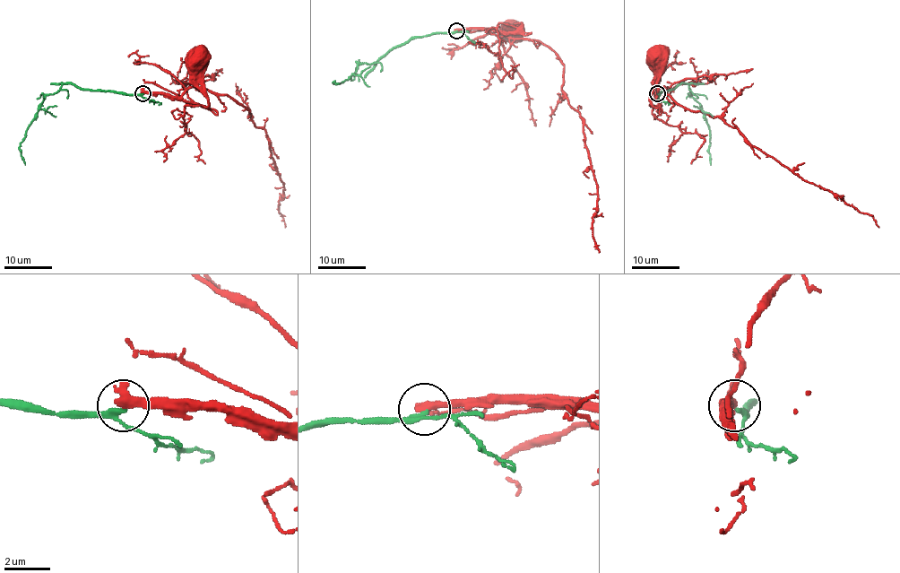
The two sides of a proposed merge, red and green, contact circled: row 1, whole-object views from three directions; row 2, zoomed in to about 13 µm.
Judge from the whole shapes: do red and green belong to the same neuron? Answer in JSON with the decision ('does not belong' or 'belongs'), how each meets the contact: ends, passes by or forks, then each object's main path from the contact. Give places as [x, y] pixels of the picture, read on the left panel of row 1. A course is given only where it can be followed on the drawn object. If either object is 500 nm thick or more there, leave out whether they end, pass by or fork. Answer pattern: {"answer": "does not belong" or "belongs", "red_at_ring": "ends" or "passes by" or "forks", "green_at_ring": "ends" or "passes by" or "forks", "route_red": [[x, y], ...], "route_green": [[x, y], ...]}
{"answer": "does not belong", "red_at_ring": "ends", "green_at_ring": "passes by", "route_red": [[142, 92], [179, 96], [206, 107], [208, 98], [199, 73], [199, 56]], "route_green": [[142, 94], [80, 89], [64, 83], [56, 92], [46, 95], [20, 143], [24, 164]]}

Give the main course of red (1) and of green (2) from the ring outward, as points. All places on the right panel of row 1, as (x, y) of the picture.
1: (656, 92), (658, 105), (653, 107), (651, 98), (658, 73), (651, 62), (651, 53), (655, 51), (658, 56)
2: (656, 94), (687, 83), (690, 95), (699, 105), (709, 127), (710, 164)

